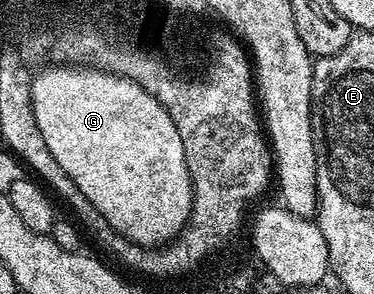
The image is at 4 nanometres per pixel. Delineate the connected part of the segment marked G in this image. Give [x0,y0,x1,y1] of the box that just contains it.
[29,66,193,248]

